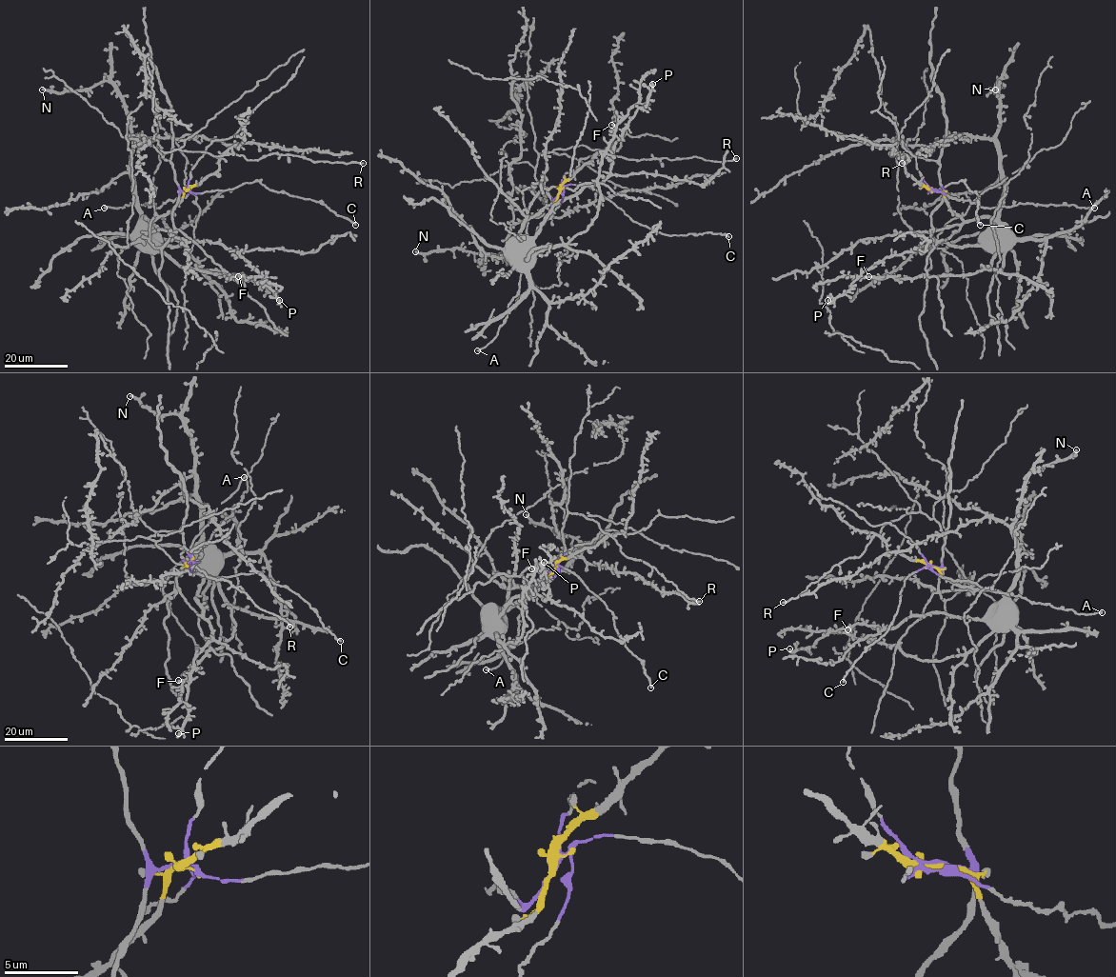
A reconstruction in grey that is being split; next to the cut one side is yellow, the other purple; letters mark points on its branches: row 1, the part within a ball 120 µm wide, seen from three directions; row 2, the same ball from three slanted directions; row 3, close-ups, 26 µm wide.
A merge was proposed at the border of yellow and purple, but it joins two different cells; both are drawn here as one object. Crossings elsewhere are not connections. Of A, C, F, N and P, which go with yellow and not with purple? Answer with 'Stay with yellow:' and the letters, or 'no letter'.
Stay with yellow: F, N, P

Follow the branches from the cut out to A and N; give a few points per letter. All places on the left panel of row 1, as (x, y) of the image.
A: (187, 189), (189, 192), (185, 197), (168, 200), (157, 208), (147, 203), (104, 208)
N: (187, 189), (153, 221), (141, 216), (131, 177), (132, 131), (120, 92), (108, 81), (60, 92), (42, 89)

